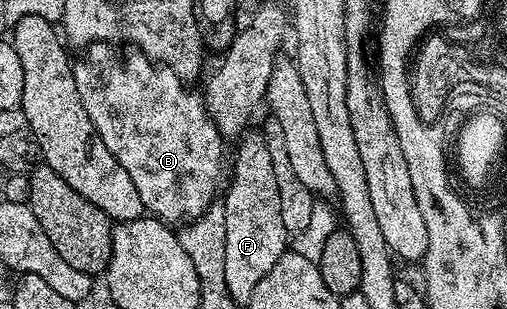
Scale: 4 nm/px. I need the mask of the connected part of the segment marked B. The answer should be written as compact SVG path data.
M107 41L91 43L82 48L80 55L83 56L74 60L73 77L77 81L77 93L81 93L81 105L85 105L89 121L93 121L101 141L105 141L105 149L109 149L109 153L117 157L121 169L133 177L144 212L168 225L186 225L205 214L220 194L225 146L223 134L209 117L204 96L190 91L187 88L190 86L177 77L173 69L156 63L138 49L122 59L111 47L114 46Z

